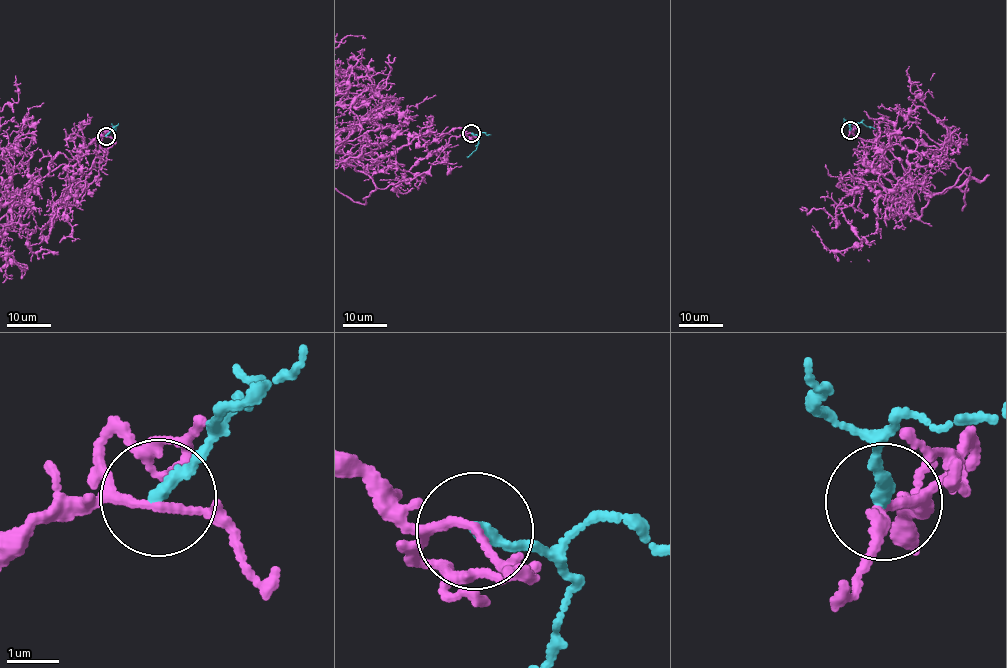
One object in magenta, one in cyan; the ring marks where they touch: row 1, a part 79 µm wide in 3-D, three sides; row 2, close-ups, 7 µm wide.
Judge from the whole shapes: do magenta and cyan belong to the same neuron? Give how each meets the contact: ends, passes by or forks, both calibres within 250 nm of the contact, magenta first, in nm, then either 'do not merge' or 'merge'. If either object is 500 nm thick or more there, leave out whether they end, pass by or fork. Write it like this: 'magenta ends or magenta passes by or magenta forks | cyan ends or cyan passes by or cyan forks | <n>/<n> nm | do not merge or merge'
magenta passes by | cyan ends | 140/240 nm | do not merge

